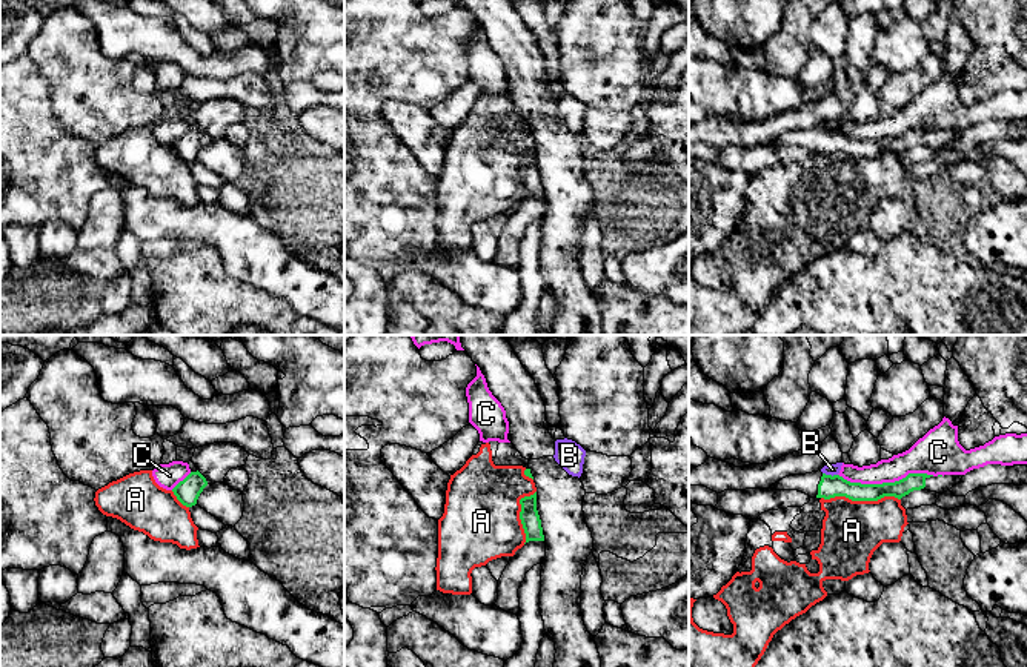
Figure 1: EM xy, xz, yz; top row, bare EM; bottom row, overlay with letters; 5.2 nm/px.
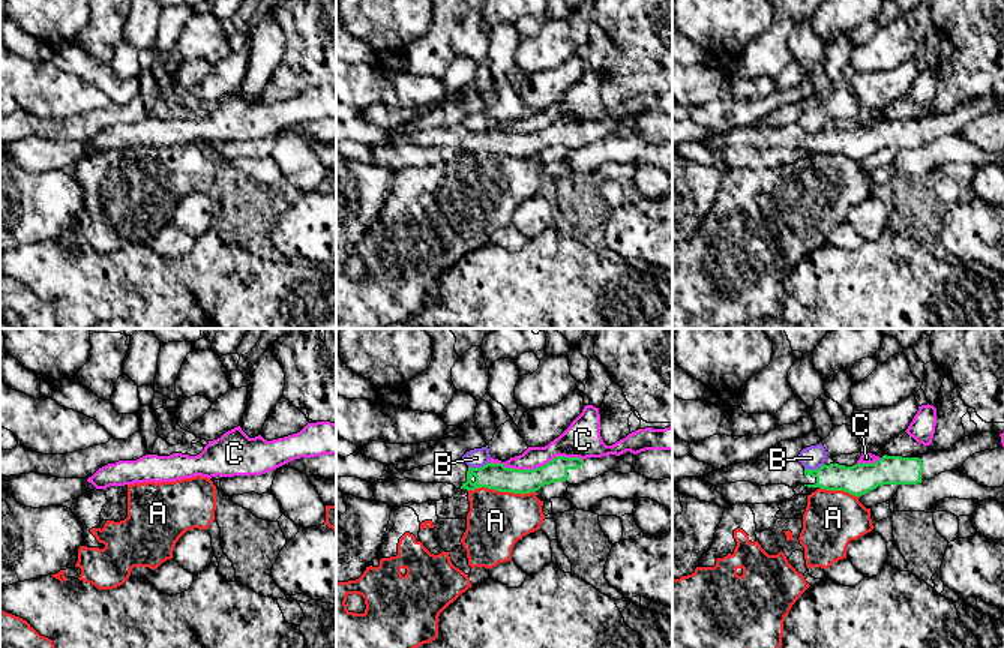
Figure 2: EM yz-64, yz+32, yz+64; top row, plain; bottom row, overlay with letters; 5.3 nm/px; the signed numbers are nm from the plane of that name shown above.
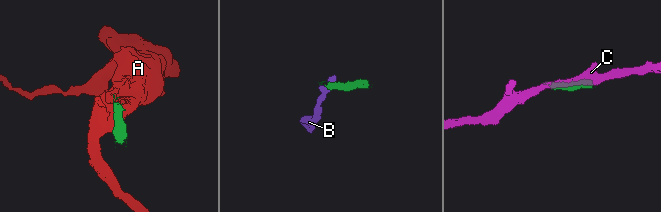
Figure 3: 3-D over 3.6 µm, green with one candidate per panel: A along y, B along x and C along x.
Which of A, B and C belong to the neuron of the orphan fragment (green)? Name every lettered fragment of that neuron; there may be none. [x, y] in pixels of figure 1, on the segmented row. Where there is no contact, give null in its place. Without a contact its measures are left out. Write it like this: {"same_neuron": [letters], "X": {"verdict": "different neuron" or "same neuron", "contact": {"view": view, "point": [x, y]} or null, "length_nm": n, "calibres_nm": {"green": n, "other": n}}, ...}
{"same_neuron": [], "A": {"verdict": "different neuron", "contact": {"view": "yz", "point": [861, 500]}, "length_nm": 420, "calibres_nm": {"green": 120, "other": 320}}, "B": {"verdict": "different neuron", "contact": {"view": "yz", "point": [830, 475]}, "length_nm": 80, "calibres_nm": {"green": 120, "other": 60}}, "C": {"verdict": "different neuron", "contact": {"view": "yz", "point": [886, 483]}, "length_nm": 500, "calibres_nm": {"green": 100, "other": 180}}}

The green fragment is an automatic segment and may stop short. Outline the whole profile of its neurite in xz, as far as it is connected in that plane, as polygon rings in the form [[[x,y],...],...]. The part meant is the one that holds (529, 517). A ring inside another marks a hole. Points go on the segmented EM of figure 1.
[[[537,492],[520,499],[520,519],[526,533],[526,543],[544,541],[541,519],[537,510]]]

